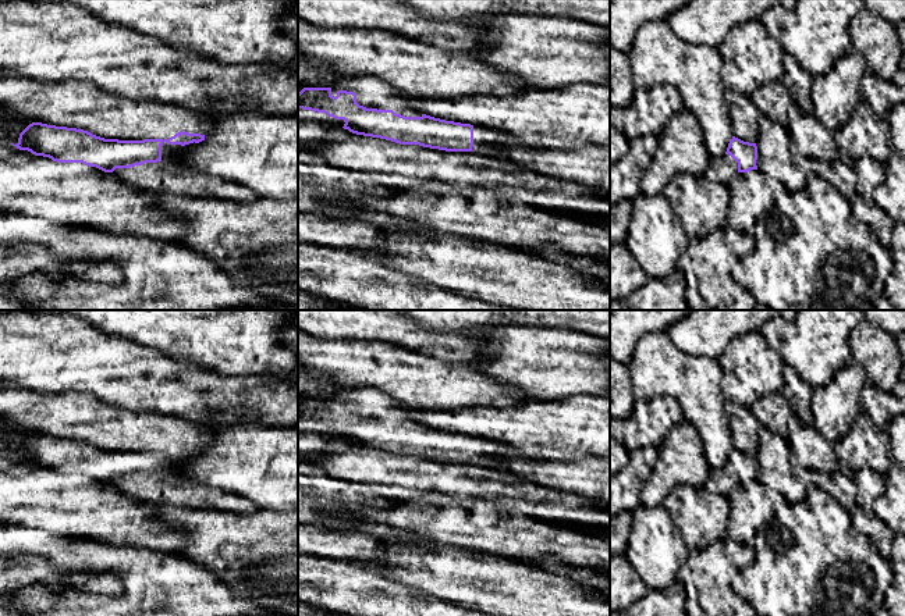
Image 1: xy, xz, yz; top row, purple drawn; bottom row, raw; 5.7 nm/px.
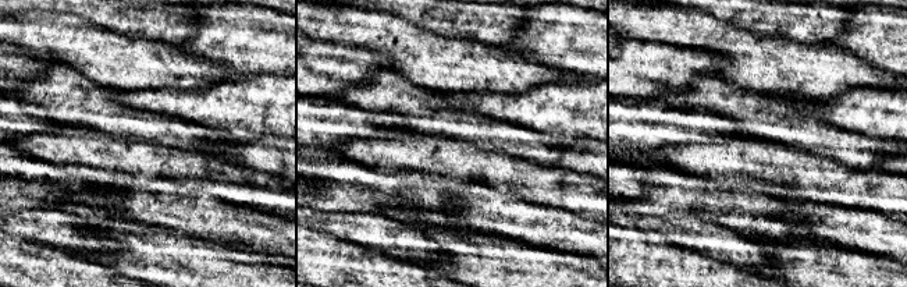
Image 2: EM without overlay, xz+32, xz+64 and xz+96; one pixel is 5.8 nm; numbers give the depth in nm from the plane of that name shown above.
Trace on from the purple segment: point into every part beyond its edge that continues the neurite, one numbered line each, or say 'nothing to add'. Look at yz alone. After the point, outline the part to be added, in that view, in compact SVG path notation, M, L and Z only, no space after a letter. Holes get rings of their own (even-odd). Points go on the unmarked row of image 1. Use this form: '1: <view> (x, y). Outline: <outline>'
1: yz (723, 480). Outline: M730 467L713 469L705 487L713 494L728 495L738 485L738 474Z

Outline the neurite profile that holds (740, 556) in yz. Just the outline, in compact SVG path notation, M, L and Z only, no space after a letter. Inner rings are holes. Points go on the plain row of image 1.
M728 535L705 549L691 548L686 562L677 574L677 583L686 591L688 616L756 616L750 603L741 598L731 584L734 576L753 560L753 546L741 545Z

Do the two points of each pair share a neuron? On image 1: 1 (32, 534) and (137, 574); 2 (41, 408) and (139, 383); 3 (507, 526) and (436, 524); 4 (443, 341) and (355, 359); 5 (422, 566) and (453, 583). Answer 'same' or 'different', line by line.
1: same
2: different
3: same
4: different
5: same

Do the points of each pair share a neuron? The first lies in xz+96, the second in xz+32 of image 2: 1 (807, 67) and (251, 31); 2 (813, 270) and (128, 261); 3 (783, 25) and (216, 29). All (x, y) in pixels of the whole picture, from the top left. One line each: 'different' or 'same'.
1: different
2: same
3: different

